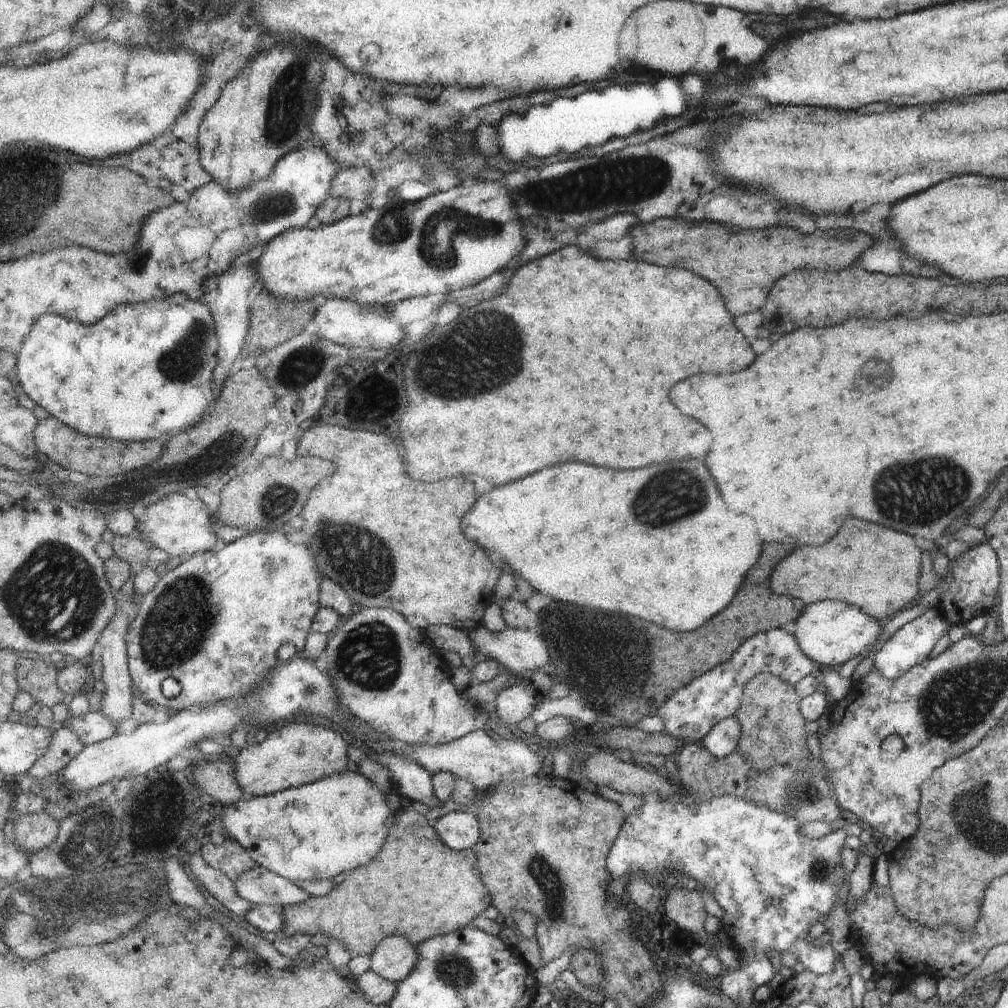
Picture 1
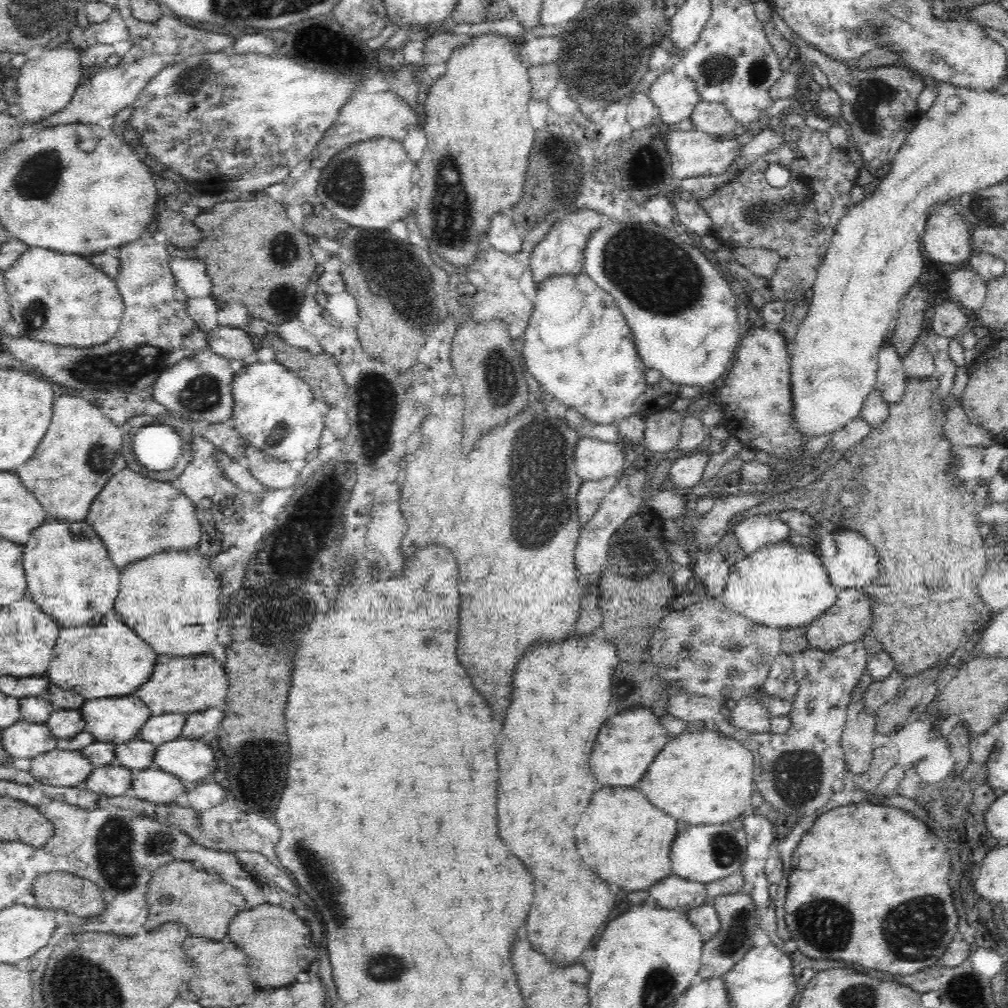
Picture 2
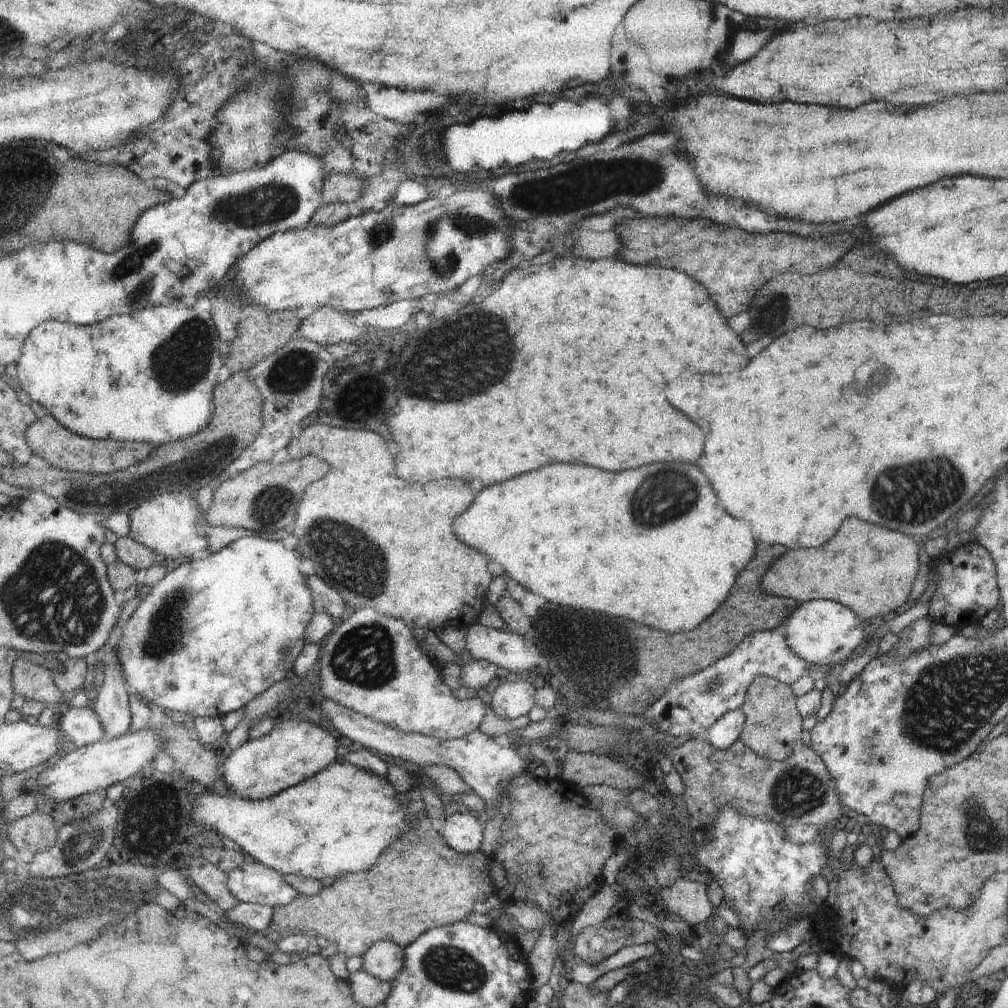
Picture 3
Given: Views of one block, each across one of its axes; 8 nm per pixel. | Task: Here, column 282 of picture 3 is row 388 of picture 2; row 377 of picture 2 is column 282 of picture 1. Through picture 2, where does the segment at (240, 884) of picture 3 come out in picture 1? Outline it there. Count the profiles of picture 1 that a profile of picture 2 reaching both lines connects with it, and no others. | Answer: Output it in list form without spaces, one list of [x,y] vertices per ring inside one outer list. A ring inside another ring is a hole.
[[[265,867],[258,871],[247,870],[246,874],[236,881],[236,885],[239,896],[254,905],[285,907],[301,904],[312,897],[292,880]]]

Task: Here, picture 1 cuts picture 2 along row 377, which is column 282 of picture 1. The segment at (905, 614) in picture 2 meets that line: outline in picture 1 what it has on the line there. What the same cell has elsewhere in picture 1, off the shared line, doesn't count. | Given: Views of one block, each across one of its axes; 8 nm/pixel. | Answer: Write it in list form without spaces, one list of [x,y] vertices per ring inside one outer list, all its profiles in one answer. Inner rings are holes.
[[[411,804],[409,808],[396,813],[395,824],[391,826],[387,837],[387,846],[383,846],[383,854],[379,854],[371,866],[347,872],[345,878],[338,879],[335,888],[326,895],[311,897],[298,905],[285,906],[280,935],[326,934],[341,942],[353,957],[369,957],[385,938],[395,934],[407,936],[409,942],[413,940],[413,944],[419,945],[439,934],[448,935],[472,925],[483,910],[493,905],[492,894],[481,880],[477,862],[479,858],[473,849],[455,852],[455,849],[445,844],[425,817],[425,807]]]

